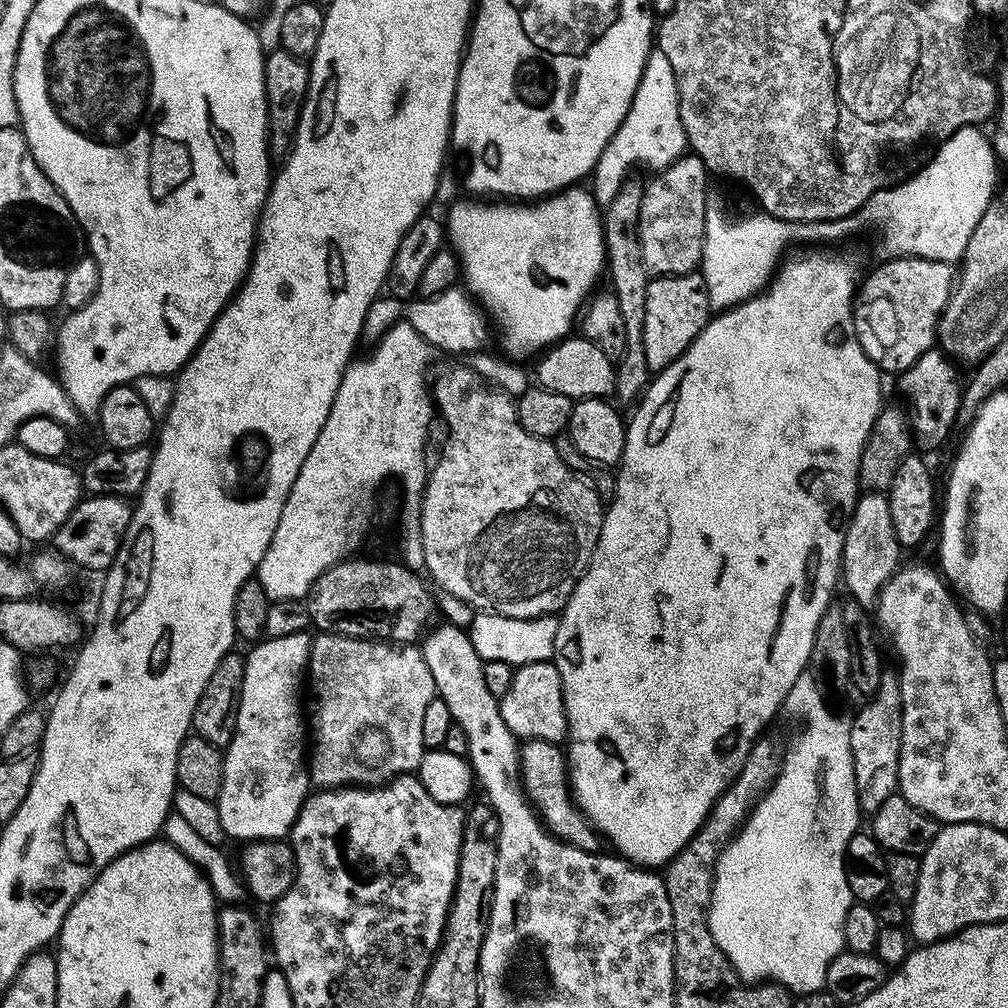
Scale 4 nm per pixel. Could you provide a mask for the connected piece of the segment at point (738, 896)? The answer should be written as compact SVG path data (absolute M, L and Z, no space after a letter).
M812 674L800 676L798 682L794 682L794 686L790 686L790 694L785 698L782 708L785 713L788 711L792 716L800 716L801 722L804 723L804 729L789 744L786 744L784 761L776 781L769 786L764 797L754 805L739 832L728 841L725 848L720 849L720 857L716 863L716 873L712 883L712 897L708 903L710 934L714 934L714 942L718 942L722 954L726 954L726 958L732 964L732 968L741 981L781 984L783 988L787 988L793 994L818 992L824 988L826 970L830 966L830 962L834 962L834 958L839 952L845 951L844 923L846 922L846 910L850 910L850 906L854 902L852 891L846 882L844 855L849 838L861 827L862 813L854 786L854 758L850 754L849 721L843 720L838 713L832 712L831 706L824 701L824 695L826 695L825 689Z

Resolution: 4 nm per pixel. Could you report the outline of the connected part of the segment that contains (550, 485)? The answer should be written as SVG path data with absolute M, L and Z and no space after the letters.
M471 367L446 369L437 380L435 377L430 388L430 395L438 409L439 419L440 416L444 419L445 432L444 445L441 446L440 453L437 456L435 453L434 459L431 461L424 495L420 497L418 523L424 547L426 572L432 575L433 580L442 588L440 590L443 593L458 598L463 604L470 605L474 610L483 610L485 613L496 613L510 618L526 619L563 612L574 586L578 586L578 582L588 569L588 563L592 560L604 521L605 501L600 499L600 495L593 490L587 480L564 465L552 440L544 440L541 436L530 434L522 427L516 413L516 400L498 388L489 387L472 371Z

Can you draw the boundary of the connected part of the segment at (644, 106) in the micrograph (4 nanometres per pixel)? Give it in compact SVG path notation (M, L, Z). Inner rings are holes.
M653 50L646 58L638 90L634 90L634 98L630 102L630 110L626 110L626 118L622 118L622 126L618 126L590 173L590 191L596 197L597 205L606 206L624 181L629 179L631 172L628 171L635 164L651 170L663 170L688 151L688 139L680 121L678 82L674 78L674 70L666 54Z

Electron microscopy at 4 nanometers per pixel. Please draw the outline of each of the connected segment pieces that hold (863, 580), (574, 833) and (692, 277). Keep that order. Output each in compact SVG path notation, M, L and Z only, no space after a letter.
M865 491L857 495L856 508L847 517L844 529L844 555L842 557L842 584L848 587L847 595L864 608L875 609L880 591L901 567L902 549L894 534L894 522L890 522L888 497L882 492Z
M525 740L520 744L520 783L545 828L553 836L578 850L600 852L602 837L572 799L566 752L560 744L545 740Z
M699 271L677 276L657 276L649 279L646 290L646 318L644 319L644 353L653 373L670 366L702 334L714 309Z

